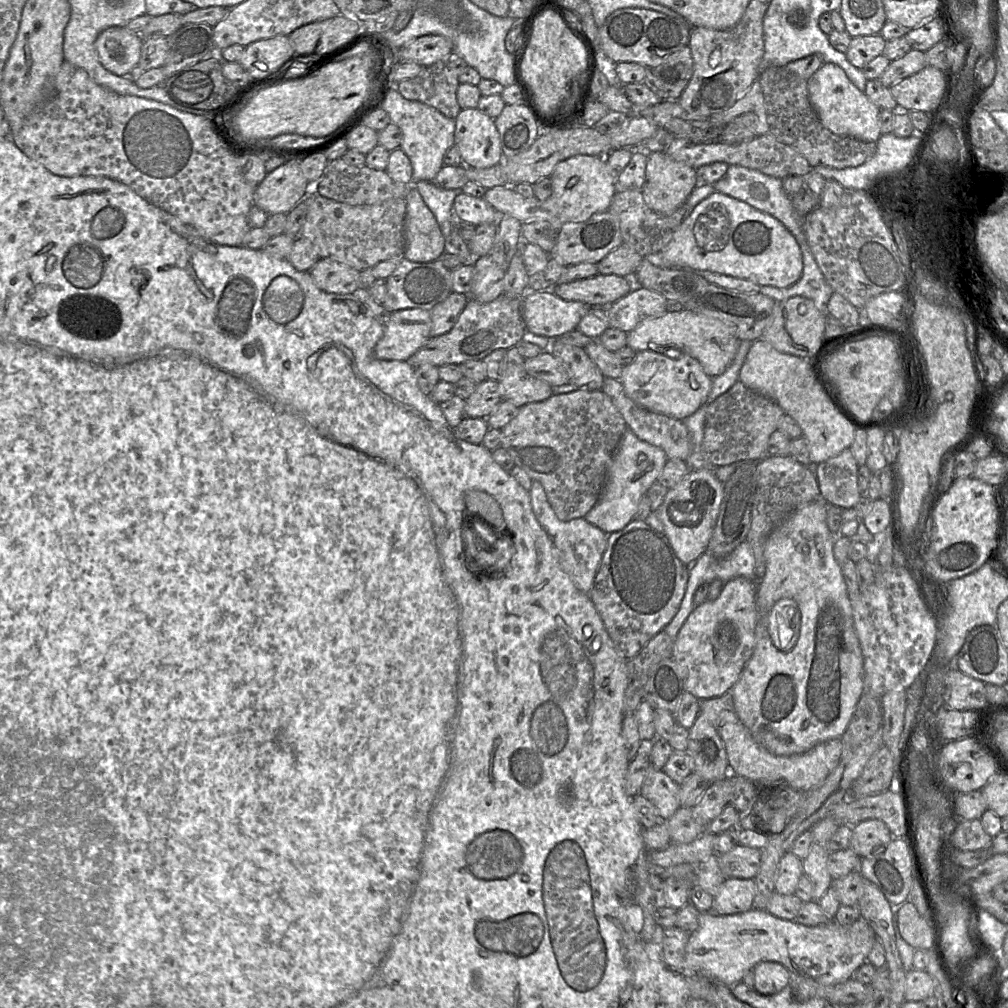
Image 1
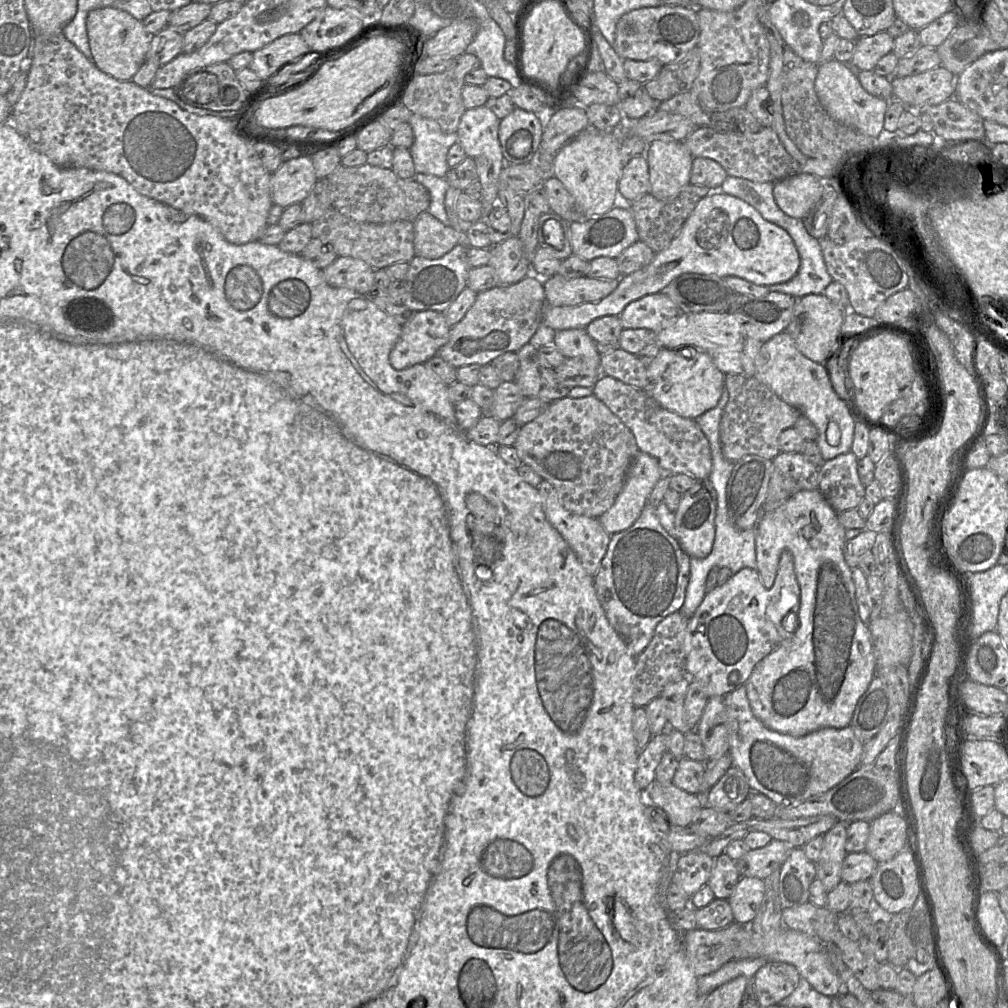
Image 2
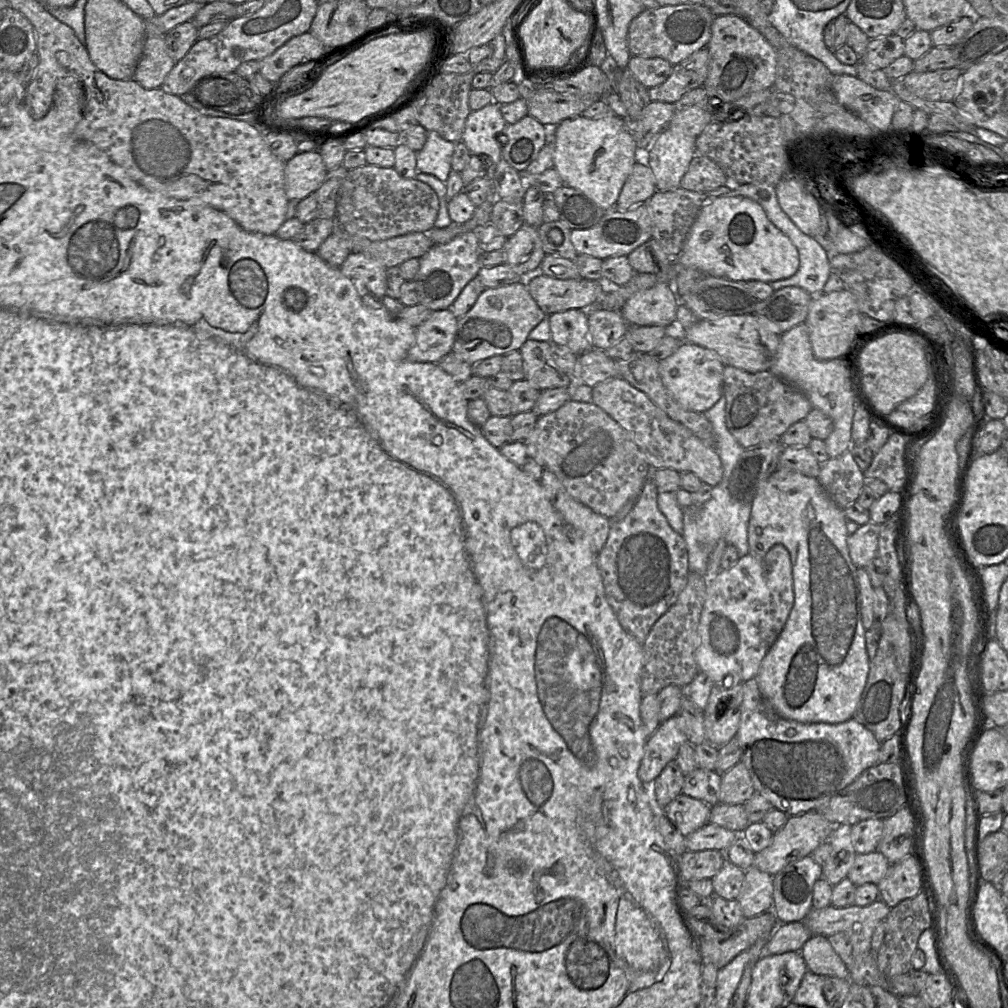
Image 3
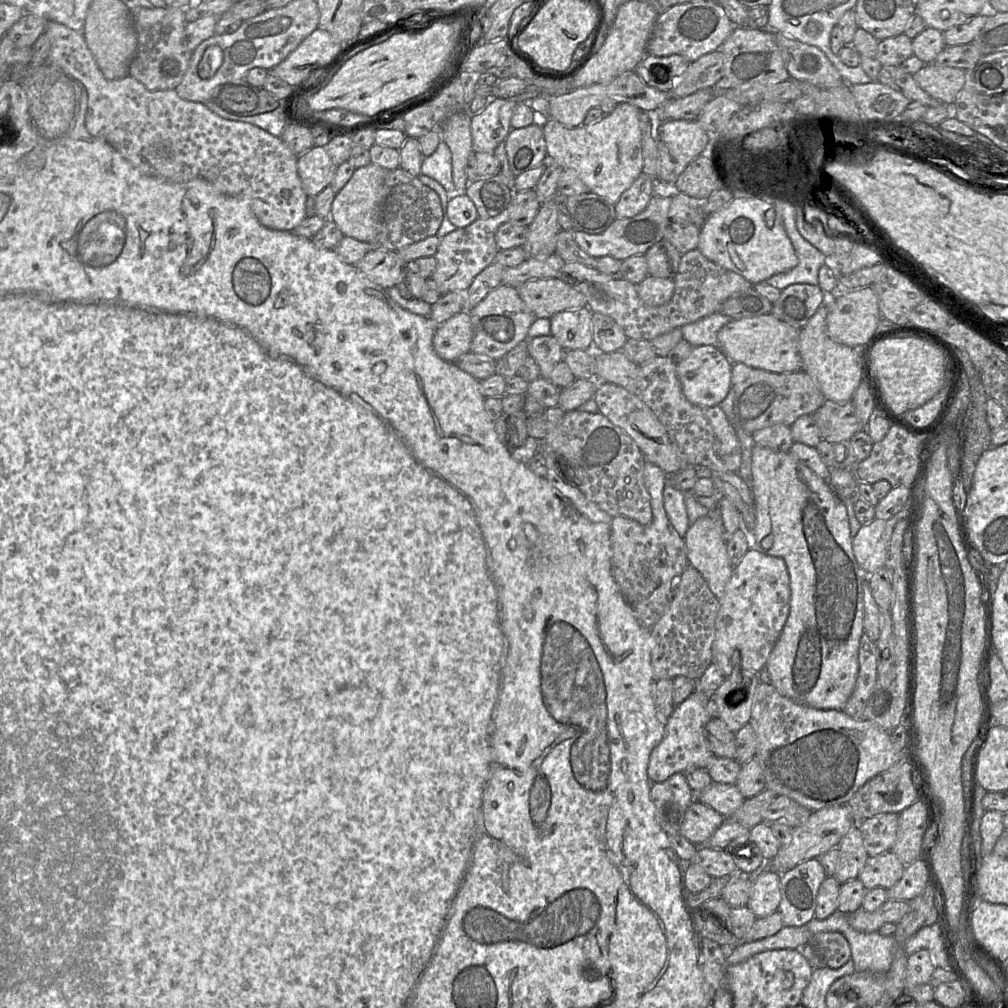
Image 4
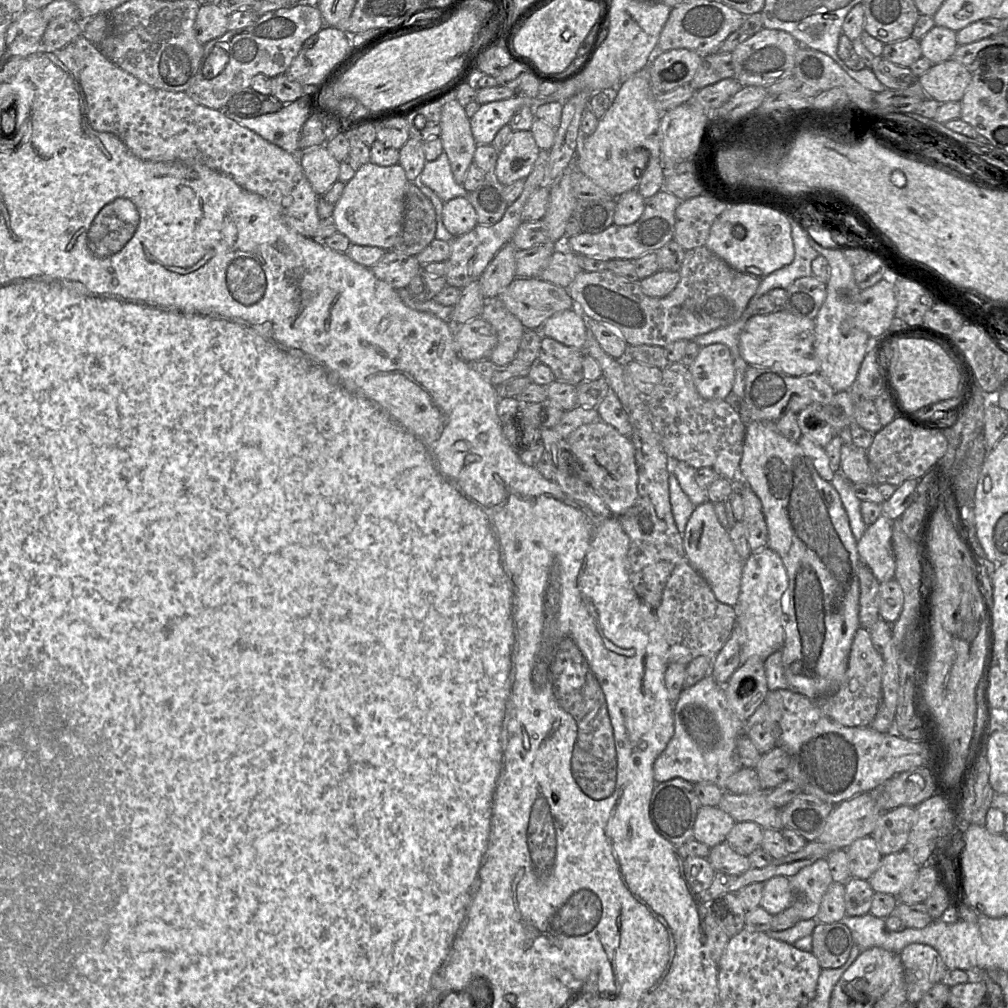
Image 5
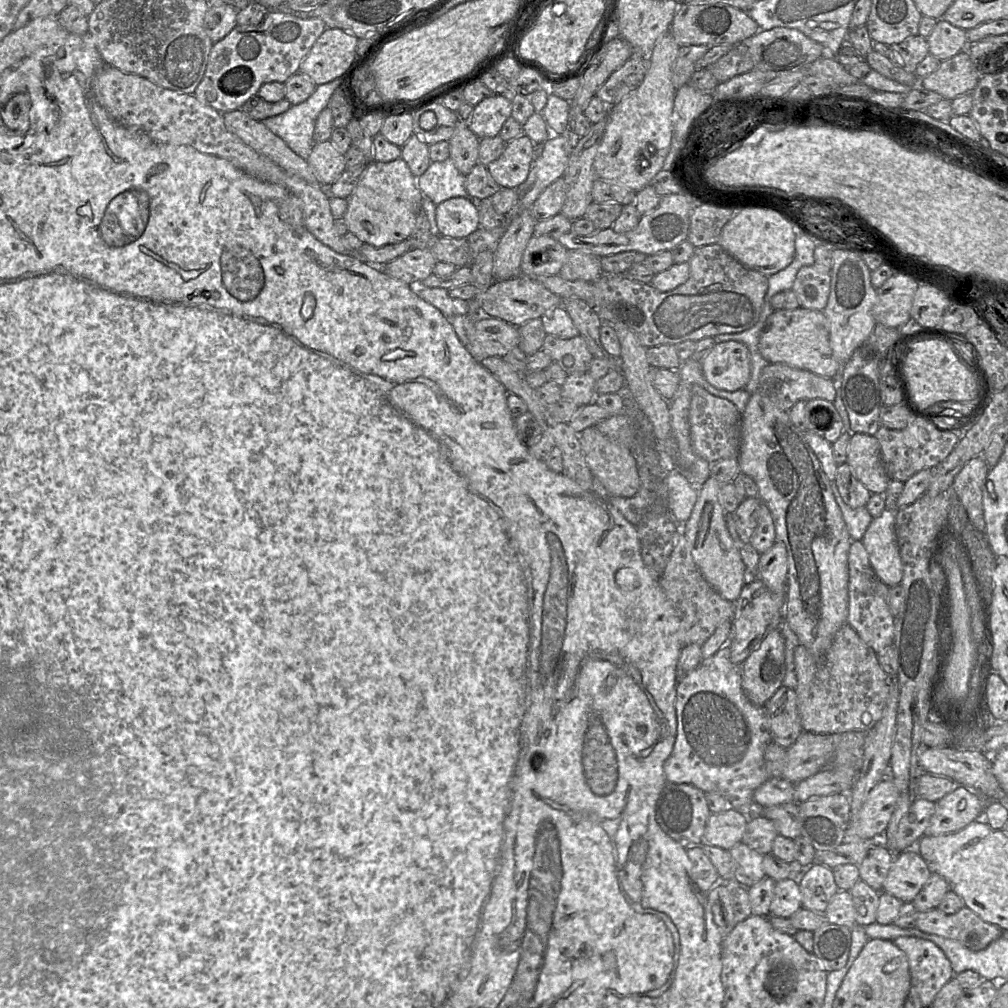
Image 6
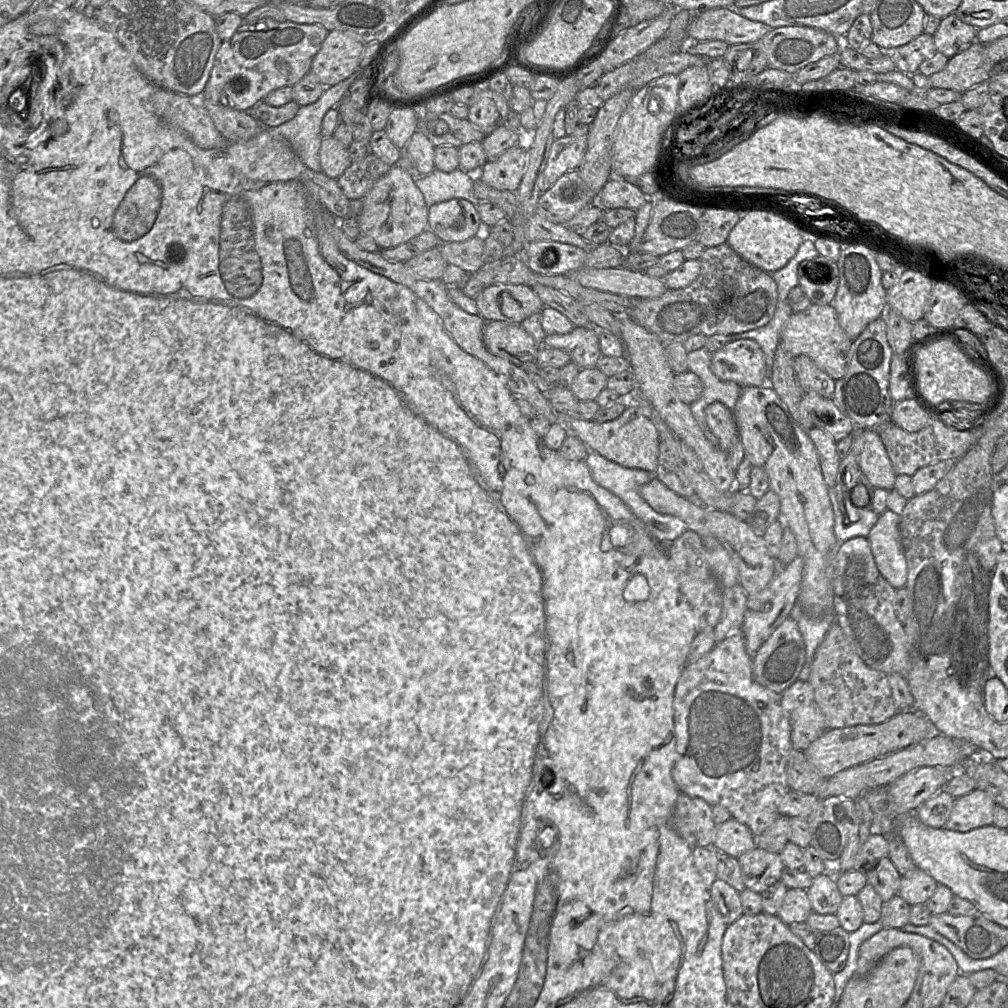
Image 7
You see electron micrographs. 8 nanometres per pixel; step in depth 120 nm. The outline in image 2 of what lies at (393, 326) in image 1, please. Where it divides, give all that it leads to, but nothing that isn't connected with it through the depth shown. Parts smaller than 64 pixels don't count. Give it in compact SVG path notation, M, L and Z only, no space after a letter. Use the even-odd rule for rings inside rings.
M442 312L412 313L403 324L401 335L390 352L391 366L403 370L423 365L436 356L438 350L448 341L451 328Z

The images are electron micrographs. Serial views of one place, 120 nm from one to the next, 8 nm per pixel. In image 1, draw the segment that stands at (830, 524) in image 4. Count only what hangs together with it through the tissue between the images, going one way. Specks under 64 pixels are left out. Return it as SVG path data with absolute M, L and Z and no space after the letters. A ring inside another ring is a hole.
M822 498L807 503L768 536L764 547L766 572L757 583L755 648L738 681L730 690L740 722L761 746L777 756L803 754L820 743L841 738L865 693L864 658L842 567L834 556L833 547L837 536L827 526L827 504L829 503ZM782 599L791 599L797 604L797 608L793 604L785 605L775 615L773 622L780 642L782 636L796 631L798 617L798 640L788 652L783 652L774 645L770 633L770 612Z

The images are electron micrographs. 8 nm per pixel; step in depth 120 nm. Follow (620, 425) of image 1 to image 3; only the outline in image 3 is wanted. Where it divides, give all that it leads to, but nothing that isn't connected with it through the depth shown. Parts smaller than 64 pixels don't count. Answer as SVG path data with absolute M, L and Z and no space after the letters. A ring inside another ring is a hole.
M573 400L567 401L563 406L561 406L556 411L542 415L538 418L537 423L533 431L529 436L523 441L527 448L528 457L533 458L539 465L544 469L548 469L553 472L561 483L566 488L567 492L575 500L584 504L585 506L592 509L594 512L605 516L607 519L613 518L619 513L619 511L629 502L635 501L640 496L645 482L650 477L651 467L648 464L645 456L640 451L636 443L634 442L633 437L621 427L611 416L609 416L603 409L595 405L594 403L584 403L584 402L575 402Z

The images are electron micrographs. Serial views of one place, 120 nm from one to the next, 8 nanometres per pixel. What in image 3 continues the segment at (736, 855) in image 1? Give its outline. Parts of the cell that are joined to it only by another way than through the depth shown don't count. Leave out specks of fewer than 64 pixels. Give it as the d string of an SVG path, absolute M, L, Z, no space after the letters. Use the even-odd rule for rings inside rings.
M818 810L803 814L788 816L787 823L773 835L772 841L764 850L755 853L753 867L770 874L776 875L783 868L812 852L823 842L828 841L835 828L835 824L824 818Z

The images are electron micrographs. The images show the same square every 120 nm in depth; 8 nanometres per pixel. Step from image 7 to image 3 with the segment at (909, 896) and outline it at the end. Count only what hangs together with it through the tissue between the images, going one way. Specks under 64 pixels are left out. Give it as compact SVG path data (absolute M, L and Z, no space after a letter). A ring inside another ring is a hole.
M878 851L868 854L857 854L853 866L846 878L856 886L866 883L878 884L886 875L891 864Z

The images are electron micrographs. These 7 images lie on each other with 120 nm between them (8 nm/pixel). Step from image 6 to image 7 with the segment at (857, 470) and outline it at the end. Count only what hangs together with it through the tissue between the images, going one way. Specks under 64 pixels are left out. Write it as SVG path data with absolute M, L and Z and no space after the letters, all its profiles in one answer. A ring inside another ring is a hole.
M863 430L863 448L859 466L874 488L889 492L894 489L896 476L885 446L876 430Z

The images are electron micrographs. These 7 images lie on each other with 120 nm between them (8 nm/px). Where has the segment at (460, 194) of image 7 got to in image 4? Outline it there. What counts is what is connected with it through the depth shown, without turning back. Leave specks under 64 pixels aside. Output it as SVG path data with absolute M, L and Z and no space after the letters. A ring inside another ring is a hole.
M441 140L434 153L423 158L420 173L439 182L452 195L457 191L452 181L451 163L451 151L448 145Z

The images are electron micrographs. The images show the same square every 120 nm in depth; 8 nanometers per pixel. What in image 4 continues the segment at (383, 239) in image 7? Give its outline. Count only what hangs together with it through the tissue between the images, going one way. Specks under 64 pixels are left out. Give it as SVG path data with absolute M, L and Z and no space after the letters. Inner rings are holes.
M372 163L356 168L348 182L336 193L329 218L344 236L367 243L376 242L376 236L381 231L383 201L386 196L385 177L388 171Z

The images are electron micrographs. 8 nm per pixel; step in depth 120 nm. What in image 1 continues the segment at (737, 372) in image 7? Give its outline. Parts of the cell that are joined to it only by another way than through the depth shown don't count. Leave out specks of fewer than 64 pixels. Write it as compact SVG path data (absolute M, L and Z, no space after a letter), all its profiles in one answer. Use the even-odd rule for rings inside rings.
M670 348L666 349L666 352L637 352L634 360L624 366L618 380L623 385L626 395L636 404L677 420L695 413L707 400L712 387L712 378L704 372L696 359Z

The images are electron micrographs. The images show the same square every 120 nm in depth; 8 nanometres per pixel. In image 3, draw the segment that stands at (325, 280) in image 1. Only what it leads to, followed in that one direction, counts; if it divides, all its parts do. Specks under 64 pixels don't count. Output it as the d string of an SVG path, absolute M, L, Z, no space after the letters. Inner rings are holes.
M351 252L339 267L341 273L366 288L376 298L386 295L386 269L380 261L361 252Z

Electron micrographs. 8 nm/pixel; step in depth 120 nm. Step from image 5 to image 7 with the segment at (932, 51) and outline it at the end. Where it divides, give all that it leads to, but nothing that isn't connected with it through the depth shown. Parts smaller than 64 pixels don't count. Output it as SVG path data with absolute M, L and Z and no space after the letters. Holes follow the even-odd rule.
M955 13L947 15L933 34L937 51L948 58L955 56L976 40L978 29L963 22Z

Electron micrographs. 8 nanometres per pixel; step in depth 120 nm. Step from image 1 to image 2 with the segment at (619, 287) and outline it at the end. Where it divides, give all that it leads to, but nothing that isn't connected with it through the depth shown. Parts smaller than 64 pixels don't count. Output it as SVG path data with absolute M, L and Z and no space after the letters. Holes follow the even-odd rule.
M557 273L542 279L546 304L554 307L598 302L611 294L618 283L617 279L598 279L587 275L565 278Z

